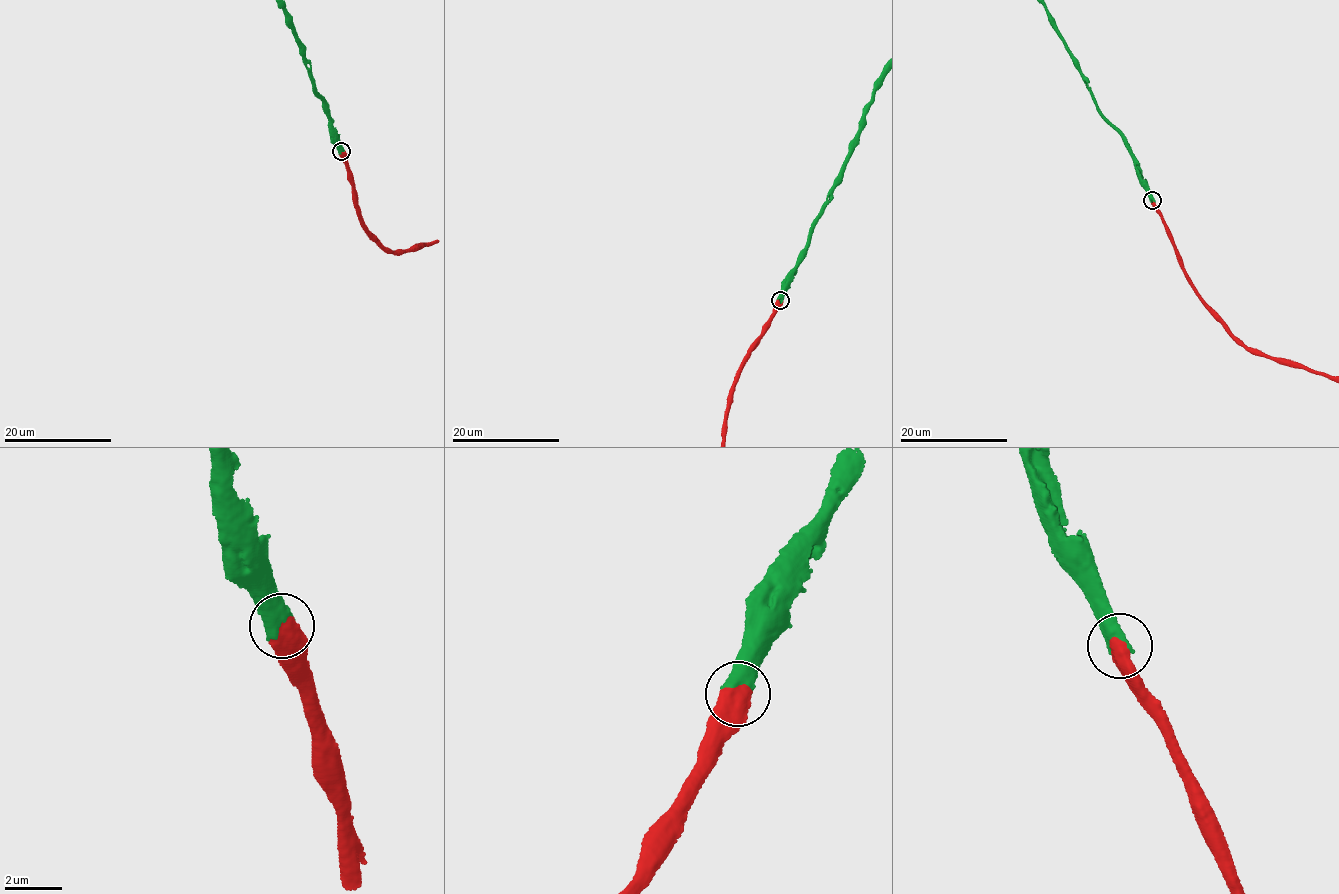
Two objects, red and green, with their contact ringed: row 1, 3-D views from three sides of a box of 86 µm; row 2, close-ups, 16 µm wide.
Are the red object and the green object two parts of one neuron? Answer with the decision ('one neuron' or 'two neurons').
one neuron

